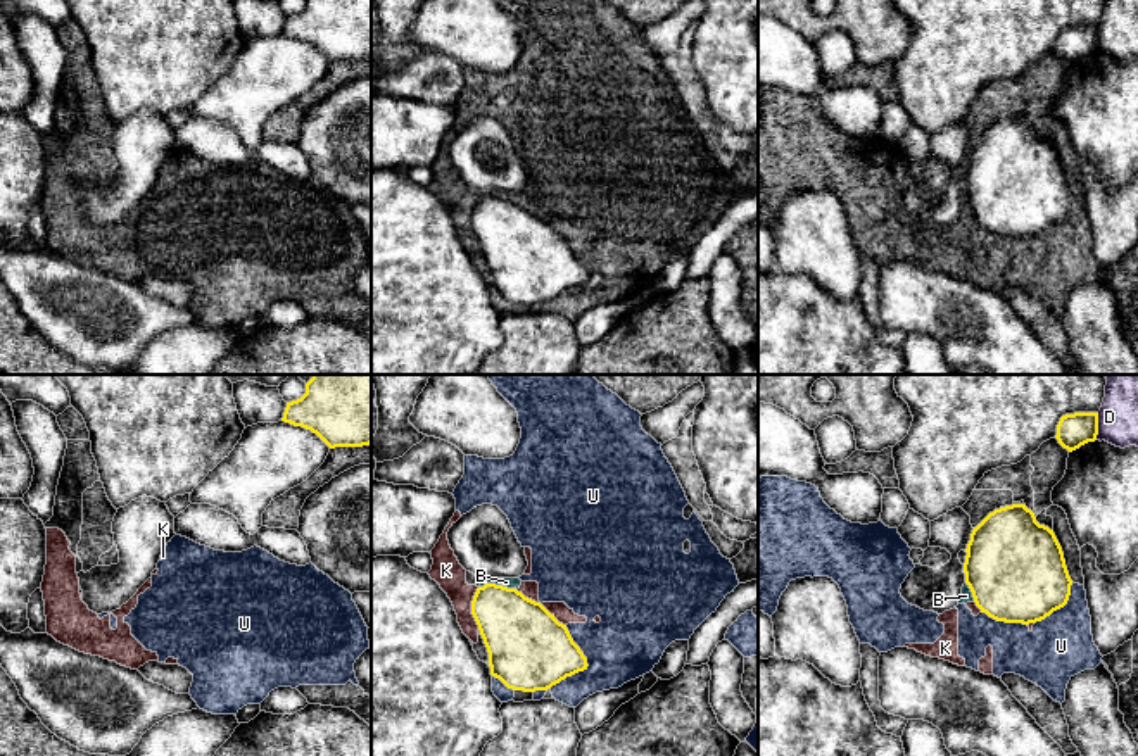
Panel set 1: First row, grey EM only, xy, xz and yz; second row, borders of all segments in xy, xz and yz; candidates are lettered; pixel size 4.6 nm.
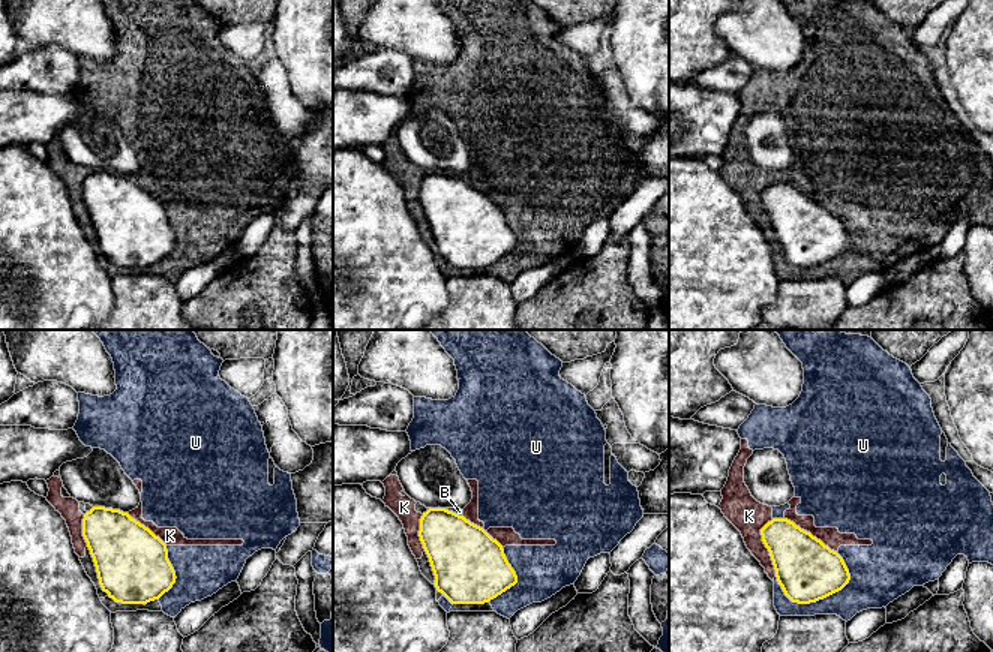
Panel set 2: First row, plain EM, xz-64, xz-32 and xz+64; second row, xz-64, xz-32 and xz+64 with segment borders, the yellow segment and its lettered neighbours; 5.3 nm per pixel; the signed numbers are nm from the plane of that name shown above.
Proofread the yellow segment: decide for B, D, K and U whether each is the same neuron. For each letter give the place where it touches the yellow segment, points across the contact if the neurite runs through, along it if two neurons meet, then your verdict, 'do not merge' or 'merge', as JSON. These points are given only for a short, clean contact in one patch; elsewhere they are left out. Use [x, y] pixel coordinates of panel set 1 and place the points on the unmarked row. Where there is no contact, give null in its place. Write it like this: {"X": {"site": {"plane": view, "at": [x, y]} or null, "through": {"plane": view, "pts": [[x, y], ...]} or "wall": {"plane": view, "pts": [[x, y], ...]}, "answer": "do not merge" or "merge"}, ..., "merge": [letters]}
{"B": {"site": {"plane": "xz", "at": [498, 199]}, "wall": {"plane": "xz", "pts": [[479, 199], [501, 197], [517, 204]]}, "answer": "do not merge"}, "D": {"site": {"plane": "yz", "at": [1097, 40]}, "answer": "do not merge"}, "K": {"site": {"plane": "xz", "at": [472, 221]}, "answer": "do not merge"}, "U": {"site": {"plane": "xz", "at": [587, 278]}, "answer": "do not merge"}, "merge": []}

